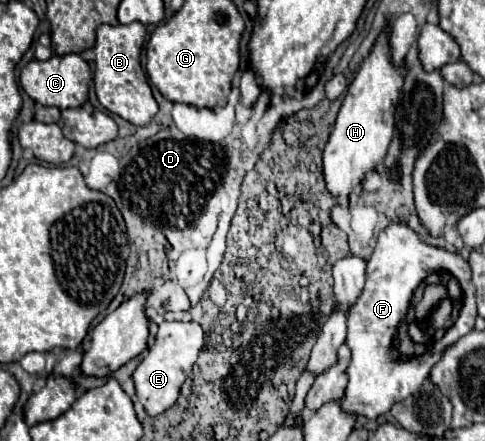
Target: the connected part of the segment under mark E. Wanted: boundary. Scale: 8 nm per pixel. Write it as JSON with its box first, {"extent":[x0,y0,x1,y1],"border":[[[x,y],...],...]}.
{"extent":[133,321,203,417],"border":[[[173,321],[173,323],[161,323],[155,345],[147,351],[139,367],[133,371],[133,383],[137,397],[141,405],[145,407],[147,415],[155,417],[165,413],[169,407],[175,405],[179,389],[187,375],[191,373],[191,367],[195,365],[199,351],[203,349],[203,329],[195,321]]]}

